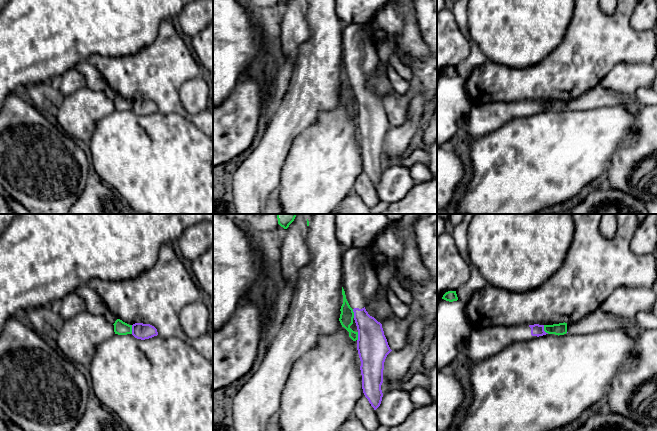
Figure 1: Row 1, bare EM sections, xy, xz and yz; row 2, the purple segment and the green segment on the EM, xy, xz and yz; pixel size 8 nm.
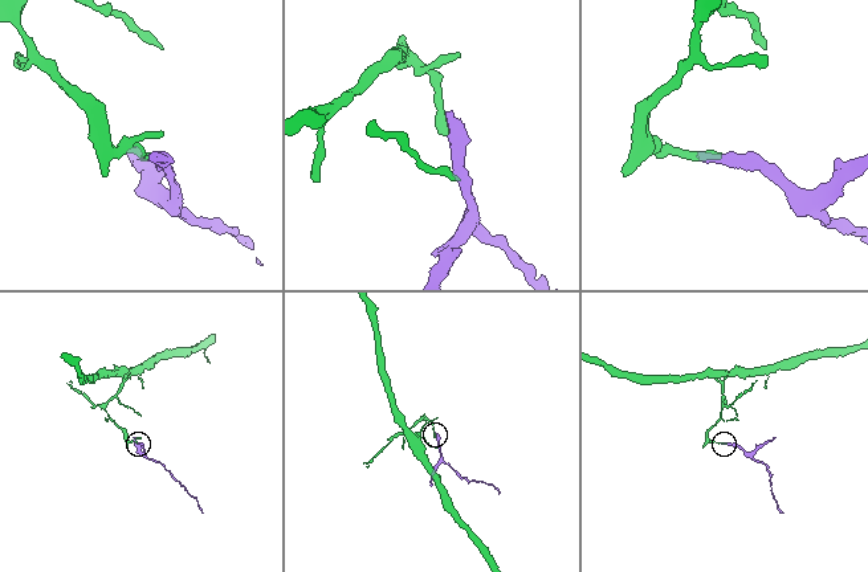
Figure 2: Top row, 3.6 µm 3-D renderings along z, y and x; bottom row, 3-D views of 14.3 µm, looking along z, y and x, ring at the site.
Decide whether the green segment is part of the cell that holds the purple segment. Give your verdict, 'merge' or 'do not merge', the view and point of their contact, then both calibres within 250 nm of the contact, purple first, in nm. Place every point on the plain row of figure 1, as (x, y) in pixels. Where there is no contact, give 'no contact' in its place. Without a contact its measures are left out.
do not merge; contact yz (543, 106); calibres 100 and 100 nm

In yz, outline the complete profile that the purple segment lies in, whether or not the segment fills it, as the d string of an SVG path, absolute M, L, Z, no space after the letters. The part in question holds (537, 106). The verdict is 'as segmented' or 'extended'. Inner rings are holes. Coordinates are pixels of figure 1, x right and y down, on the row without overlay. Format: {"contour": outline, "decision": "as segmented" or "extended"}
{"contour": "M544 101L491 102L473 105L470 117L460 133L464 138L480 138L516 118L529 116L533 112L546 111Z", "decision": "extended"}

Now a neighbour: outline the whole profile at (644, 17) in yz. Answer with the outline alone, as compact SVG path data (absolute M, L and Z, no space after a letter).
M657 0L639 1L630 24L637 31L652 30L657 21Z

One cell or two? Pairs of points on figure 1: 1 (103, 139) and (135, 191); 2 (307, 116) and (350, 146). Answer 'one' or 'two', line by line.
1: one
2: two

